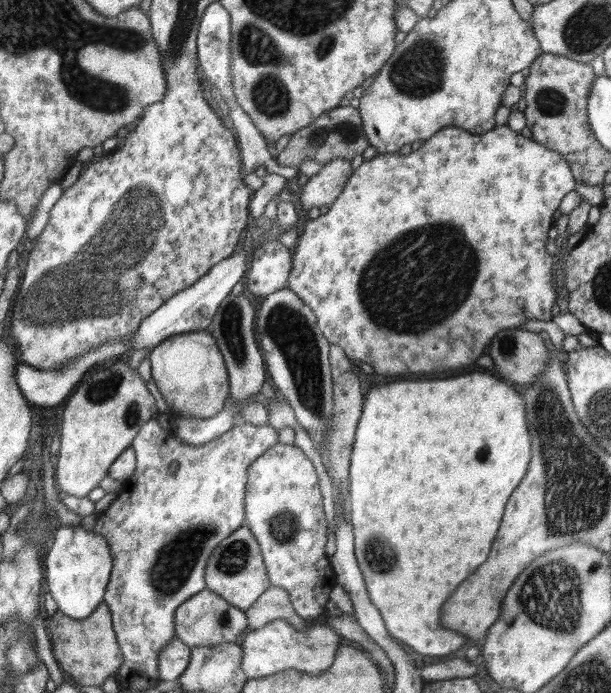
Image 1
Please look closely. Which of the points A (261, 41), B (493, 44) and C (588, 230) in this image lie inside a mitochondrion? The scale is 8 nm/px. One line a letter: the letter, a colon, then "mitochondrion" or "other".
A: mitochondrion
B: other
C: other

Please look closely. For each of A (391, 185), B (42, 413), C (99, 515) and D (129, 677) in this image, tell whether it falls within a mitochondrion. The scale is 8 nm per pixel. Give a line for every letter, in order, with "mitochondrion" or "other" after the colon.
A: other
B: other
C: other
D: other

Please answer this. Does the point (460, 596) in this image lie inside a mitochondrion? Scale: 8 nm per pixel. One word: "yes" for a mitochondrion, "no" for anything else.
no

